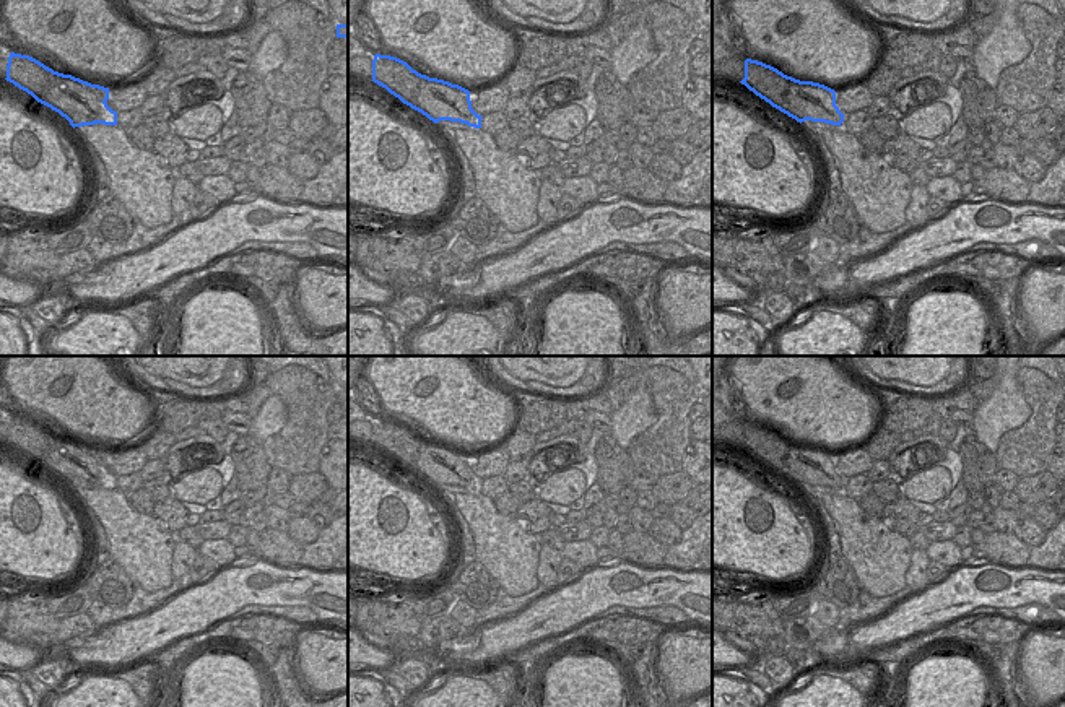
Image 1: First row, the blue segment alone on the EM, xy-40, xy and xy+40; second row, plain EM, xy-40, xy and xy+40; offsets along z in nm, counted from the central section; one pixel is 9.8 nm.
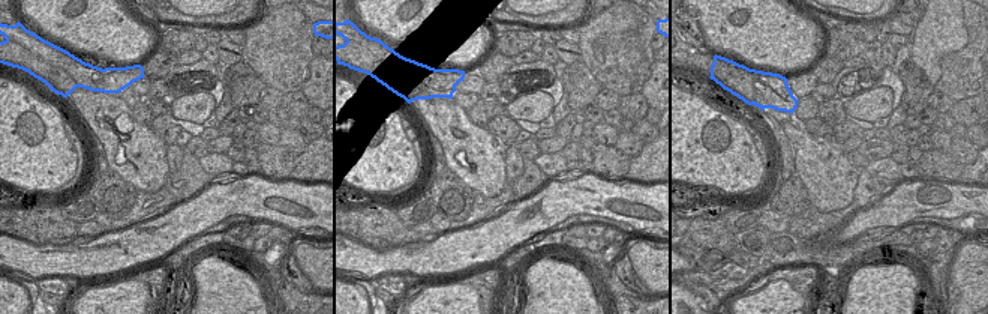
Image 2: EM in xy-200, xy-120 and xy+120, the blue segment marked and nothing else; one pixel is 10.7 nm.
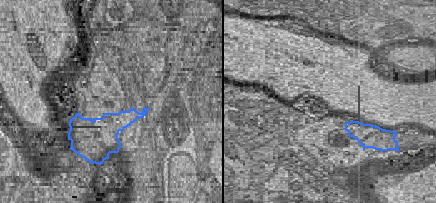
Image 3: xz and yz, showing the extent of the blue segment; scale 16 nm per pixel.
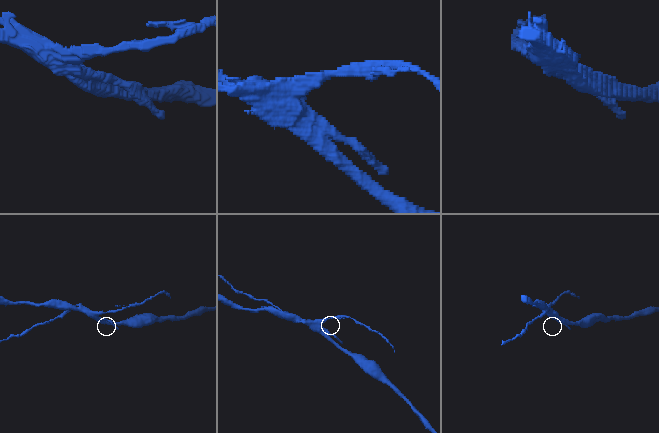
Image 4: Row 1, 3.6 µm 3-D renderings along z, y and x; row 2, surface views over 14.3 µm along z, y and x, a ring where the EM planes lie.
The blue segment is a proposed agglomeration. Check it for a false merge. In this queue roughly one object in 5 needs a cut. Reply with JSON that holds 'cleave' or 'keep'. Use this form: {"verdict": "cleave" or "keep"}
{"verdict": "cleave"}

